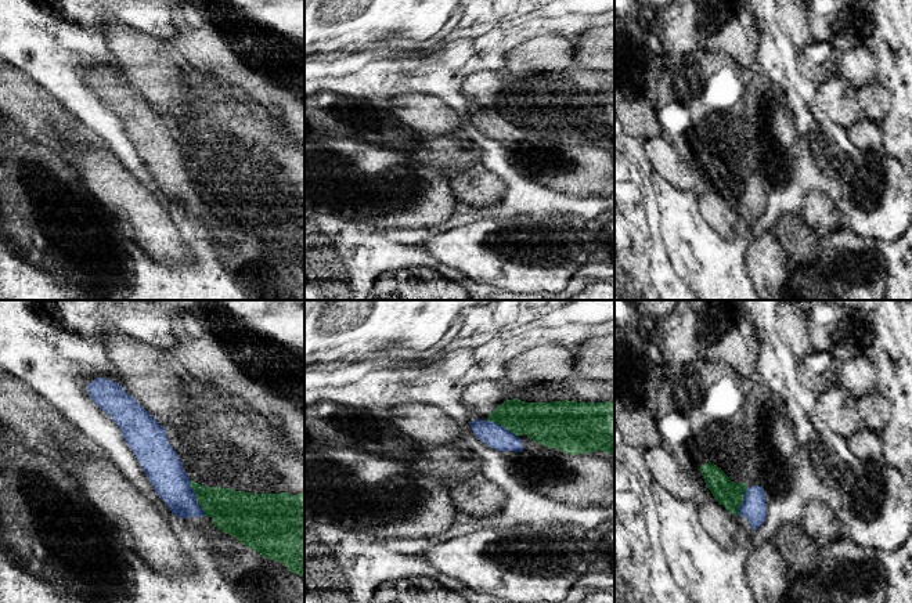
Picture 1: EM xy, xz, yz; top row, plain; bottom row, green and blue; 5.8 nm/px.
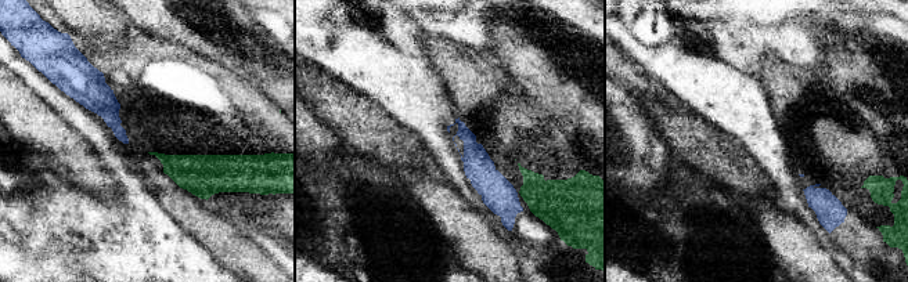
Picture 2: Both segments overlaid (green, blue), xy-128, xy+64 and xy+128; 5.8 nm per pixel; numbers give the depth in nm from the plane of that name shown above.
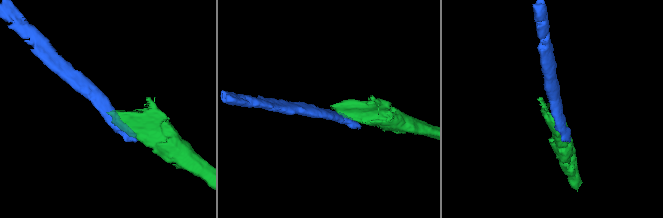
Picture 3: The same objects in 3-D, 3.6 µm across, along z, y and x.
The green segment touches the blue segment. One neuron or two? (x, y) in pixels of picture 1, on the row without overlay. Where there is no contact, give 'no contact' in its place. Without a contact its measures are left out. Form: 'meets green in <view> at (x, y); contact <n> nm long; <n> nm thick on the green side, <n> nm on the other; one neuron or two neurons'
meets green in xy at (197, 188); contact 220 nm long; 260 nm thick on the green side, 220 nm on the other; two neurons

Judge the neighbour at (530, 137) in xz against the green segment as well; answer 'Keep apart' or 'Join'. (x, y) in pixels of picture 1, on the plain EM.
Keep apart

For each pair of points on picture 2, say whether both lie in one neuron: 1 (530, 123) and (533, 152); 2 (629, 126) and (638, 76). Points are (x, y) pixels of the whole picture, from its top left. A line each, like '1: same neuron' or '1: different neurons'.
1: different neurons
2: different neurons

